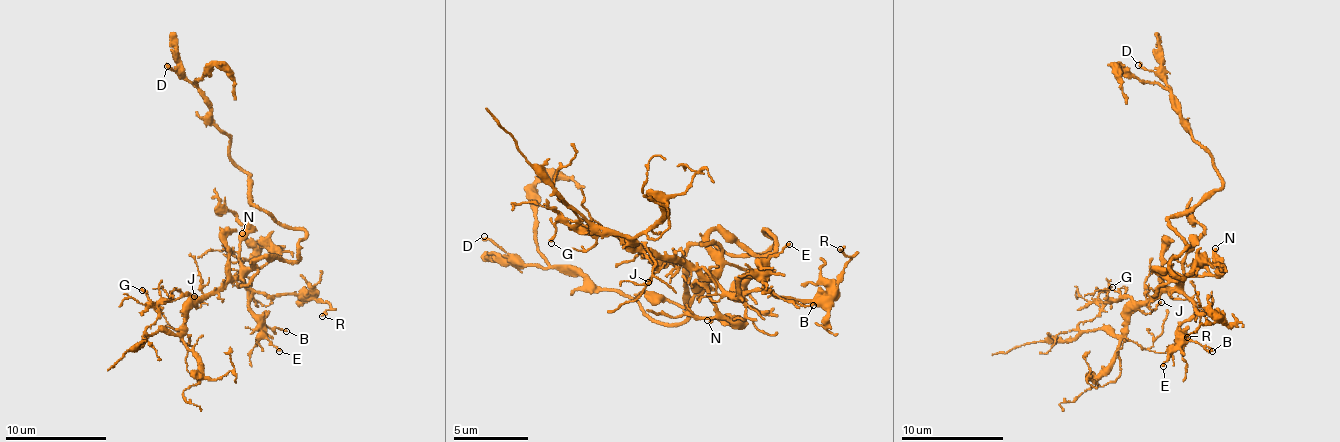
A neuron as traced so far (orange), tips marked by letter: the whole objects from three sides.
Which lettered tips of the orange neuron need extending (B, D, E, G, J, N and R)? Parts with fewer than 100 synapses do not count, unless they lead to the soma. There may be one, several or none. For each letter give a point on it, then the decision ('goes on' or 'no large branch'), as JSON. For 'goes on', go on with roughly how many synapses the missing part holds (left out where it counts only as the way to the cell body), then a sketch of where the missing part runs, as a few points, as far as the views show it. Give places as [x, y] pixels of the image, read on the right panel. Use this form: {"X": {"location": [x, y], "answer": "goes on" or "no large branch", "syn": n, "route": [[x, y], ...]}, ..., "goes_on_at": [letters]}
{"B": {"location": [1212, 351], "answer": "no large branch"}, "D": {"location": [1138, 65], "answer": "no large branch"}, "E": {"location": [1163, 366], "answer": "no large branch"}, "G": {"location": [1112, 287], "answer": "no large branch"}, "J": {"location": [1161, 302], "answer": "no large branch"}, "N": {"location": [1215, 248], "answer": "no large branch"}, "R": {"location": [1187, 337], "answer": "no large branch"}, "goes_on_at": []}

